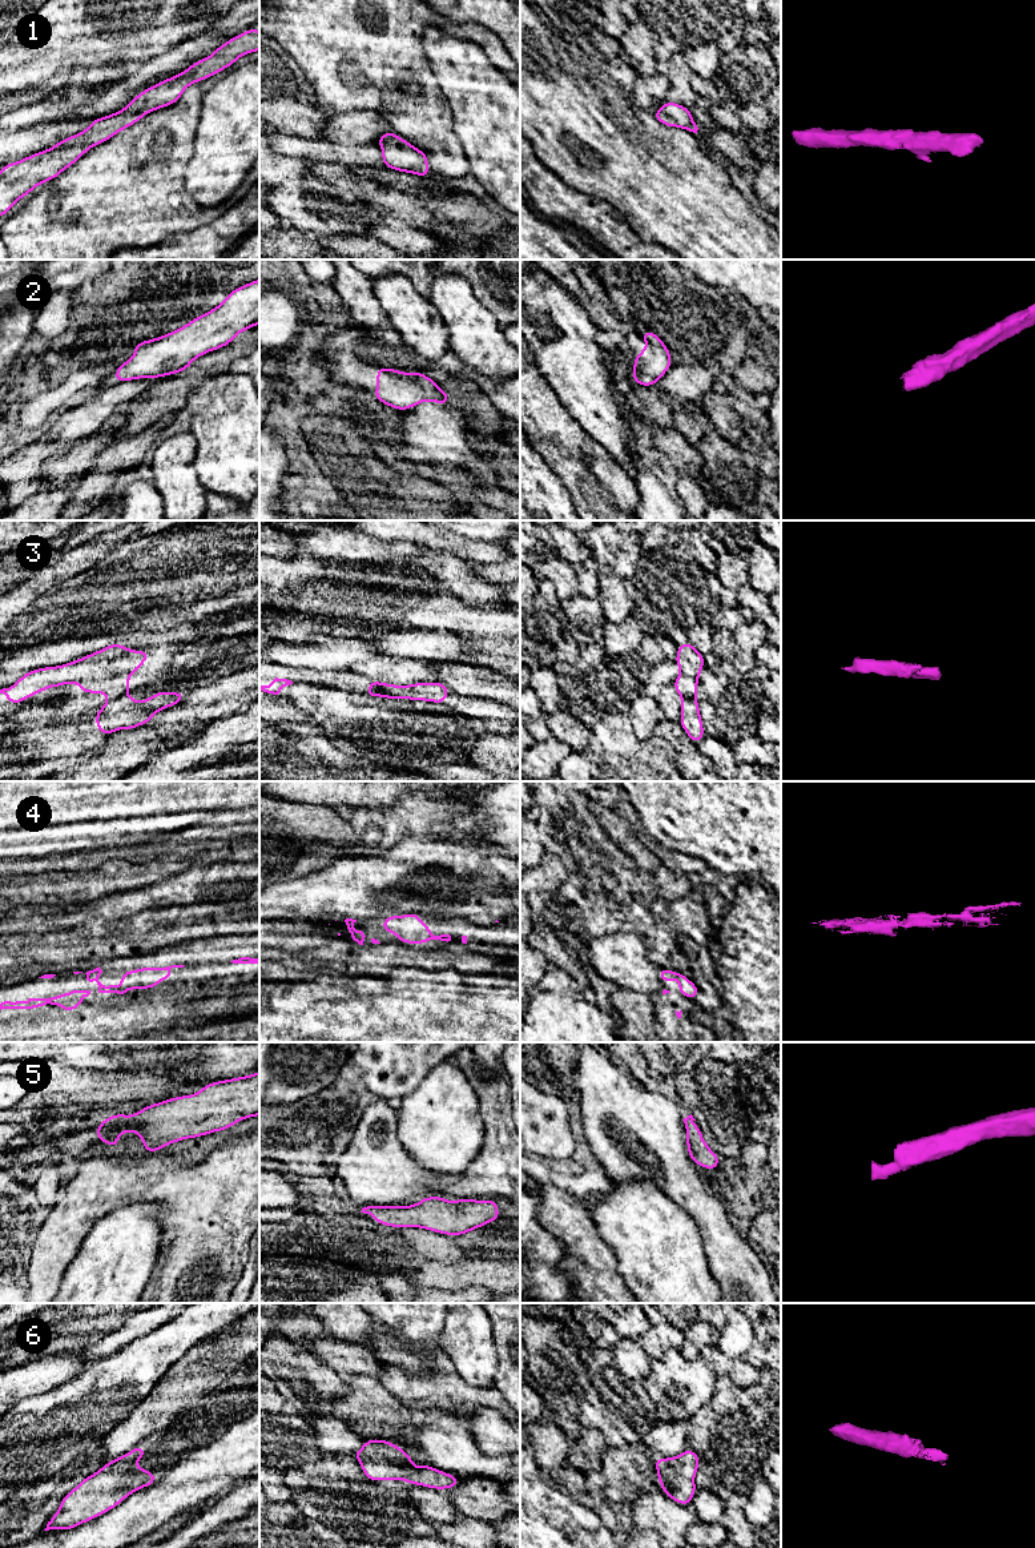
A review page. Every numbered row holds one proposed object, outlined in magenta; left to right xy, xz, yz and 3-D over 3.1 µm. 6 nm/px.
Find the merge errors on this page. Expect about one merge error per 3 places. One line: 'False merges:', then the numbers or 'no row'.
False merges: no row

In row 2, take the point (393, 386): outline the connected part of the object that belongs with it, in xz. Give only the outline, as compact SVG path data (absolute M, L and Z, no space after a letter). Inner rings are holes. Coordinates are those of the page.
M376 366L375 399L399 411L431 401L448 405L451 395L438 387L438 382L422 371L404 373L390 367Z

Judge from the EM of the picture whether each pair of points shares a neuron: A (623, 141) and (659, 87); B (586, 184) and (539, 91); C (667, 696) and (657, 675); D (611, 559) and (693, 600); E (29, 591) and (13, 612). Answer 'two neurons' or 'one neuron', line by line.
A: two neurons
B: one neuron
C: one neuron
D: one neuron
E: one neuron

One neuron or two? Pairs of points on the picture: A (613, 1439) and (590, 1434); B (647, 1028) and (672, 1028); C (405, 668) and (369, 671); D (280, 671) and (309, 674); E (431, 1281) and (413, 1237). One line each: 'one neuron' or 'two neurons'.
A: two neurons
B: two neurons
C: one neuron
D: one neuron
E: two neurons

